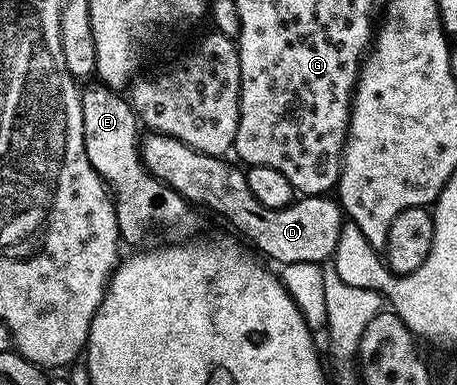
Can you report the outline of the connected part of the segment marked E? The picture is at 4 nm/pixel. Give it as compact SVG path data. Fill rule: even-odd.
M90 81L81 88L82 112L84 113L84 149L92 169L104 180L114 201L114 212L118 218L118 234L123 244L131 243L131 248L142 249L147 245L184 243L199 234L198 215L191 204L180 193L164 185L142 164L140 150L140 120L130 108L129 102L122 99L117 90L101 81Z

